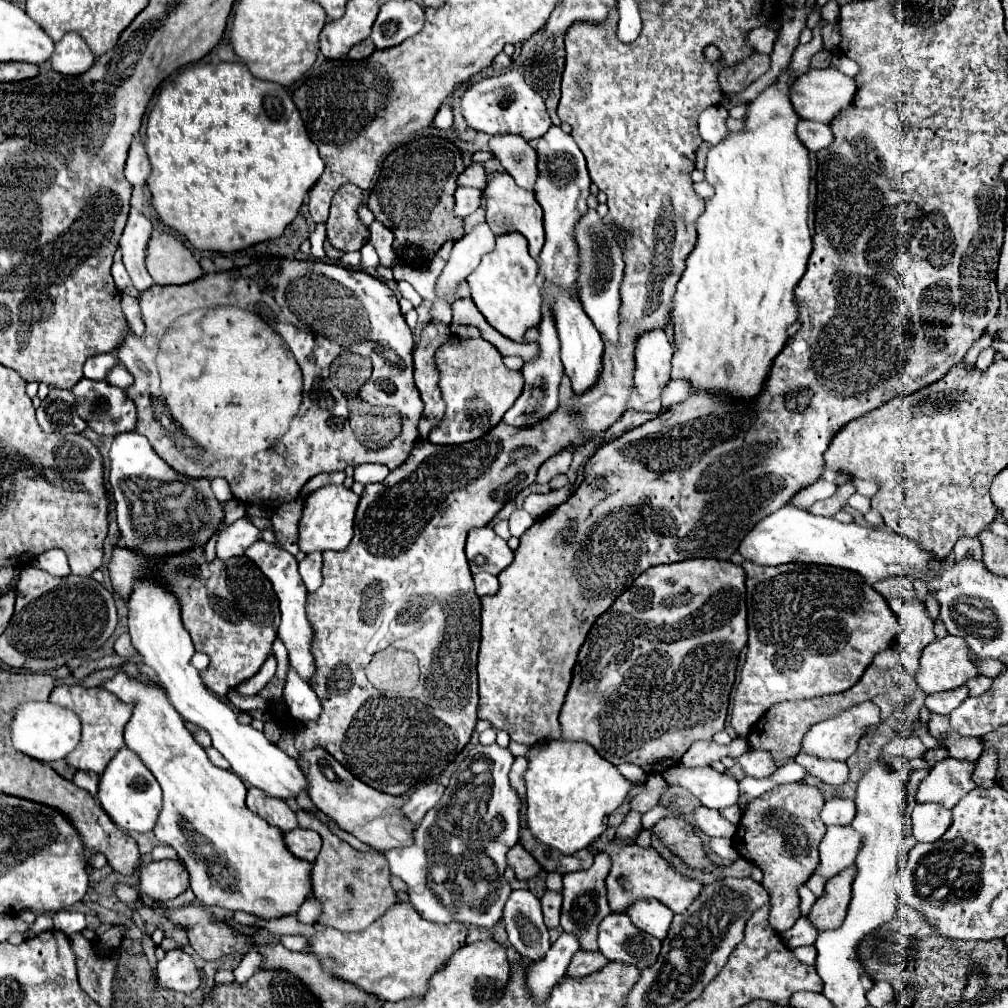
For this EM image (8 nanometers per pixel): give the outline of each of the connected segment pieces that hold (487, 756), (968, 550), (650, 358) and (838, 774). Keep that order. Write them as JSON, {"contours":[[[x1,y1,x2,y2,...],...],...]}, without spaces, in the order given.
{"contours":[[[476,744,470,748,468,756,460,762,456,772,450,778,450,784,432,810,426,812,422,824,414,832,414,844,408,848,398,848,386,852,390,862,390,872,402,878,408,886,410,904,430,922,464,922,472,926,492,928,500,922,504,904,512,892,508,880,504,878,506,870,506,852,518,844,520,830,520,804,516,792,510,788,508,772,514,756,508,748,498,748,498,744,482,746]],[[962,536,954,544,952,552,954,552,954,558,962,558,962,556,978,556,978,558,982,558,982,544,978,542,978,538]],[[662,330,646,332,636,348,636,390,644,402,660,398,662,388,670,382,672,346]],[[798,754,794,758,796,764,800,764,806,774,816,776,818,780,822,780,824,784,830,786,840,786,848,780,848,766,844,762,830,762,830,760,814,760,812,756,802,756]]]}

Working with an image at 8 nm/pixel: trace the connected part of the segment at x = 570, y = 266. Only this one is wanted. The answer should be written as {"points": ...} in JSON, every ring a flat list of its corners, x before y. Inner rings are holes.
{"points":[[552,126,536,146,538,154,538,180,534,186,534,196,544,210,544,228,546,228,546,244,540,252,540,276,546,282,556,284,566,290,572,300,580,302,578,292,578,242,574,238,576,224,588,212,586,198,590,196,590,176,586,170,586,160,580,148,576,146,570,134,564,134,560,126]]}

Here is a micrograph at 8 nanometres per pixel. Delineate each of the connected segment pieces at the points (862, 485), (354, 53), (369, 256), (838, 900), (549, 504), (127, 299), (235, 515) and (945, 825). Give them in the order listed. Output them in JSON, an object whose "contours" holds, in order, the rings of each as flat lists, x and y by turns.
{"contours":[[[850,480,854,486,856,486,856,492,862,494,862,496,874,496,874,492,878,490,874,482,868,482,868,480]],[[368,38,368,40,364,40,364,42,360,42,360,44,356,44,352,50,350,50,350,58,352,60,364,60,364,58,368,58,368,56,372,56,372,52,376,50,376,46,374,46,374,42]],[[364,244,362,250,360,250,360,254,362,254,362,260,360,260,362,268,374,268,374,266,378,266,378,254,376,254,376,250,374,250,372,244]],[[846,868,826,882,824,896,812,906,808,920,816,926,818,932,834,930,846,918,846,908,850,904,850,892,854,882,854,868]],[[566,484,564,488,560,488,560,490,550,490,550,492,546,492,546,494,530,494,530,496,524,500,524,510,526,510,534,520,538,520,538,518,542,518,544,514,552,512,558,504,566,502,568,496,570,496,570,492,572,492,572,488,574,488,574,484]],[[122,296,122,310,126,314,126,320,130,324,130,328,134,330,136,336,144,334,144,322,142,322,142,312,140,312,140,304,136,298,132,296]],[[232,498,232,500,224,502,224,524,232,524,232,522,244,518,244,514,246,514,246,506,240,500]],[[916,804,912,812,912,830,918,842,938,840,950,828,950,824,952,812,948,808,942,808,942,804]]]}

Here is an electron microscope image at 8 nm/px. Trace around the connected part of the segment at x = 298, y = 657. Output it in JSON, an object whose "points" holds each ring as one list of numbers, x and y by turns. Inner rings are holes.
{"points":[[258,540,254,542,246,552,244,552,250,560,254,560,254,564,262,570,262,574,272,582,274,592,278,596,280,602,280,614,282,614,282,622,278,628,278,636,282,638,286,650,288,650,288,658,290,664,296,668,296,672,300,674,302,680,310,680,310,676,314,676,314,660,310,656,310,644,312,644,312,628,310,622,306,620,306,588,300,586,302,578,298,574,298,562,292,554,282,552,280,548,274,548,272,544]]}

